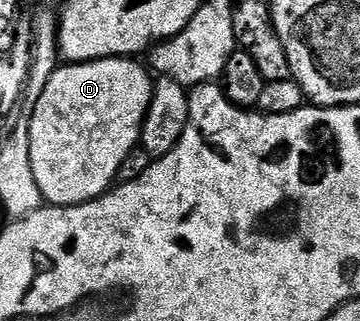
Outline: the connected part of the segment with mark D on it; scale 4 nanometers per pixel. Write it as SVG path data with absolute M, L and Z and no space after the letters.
M114 57L93 59L90 63L70 63L58 66L47 81L35 105L29 130L31 173L35 173L35 185L39 185L46 204L74 207L99 198L114 186L123 157L141 142L141 126L153 96L154 80L149 79L146 64L137 62L141 61L133 57Z

